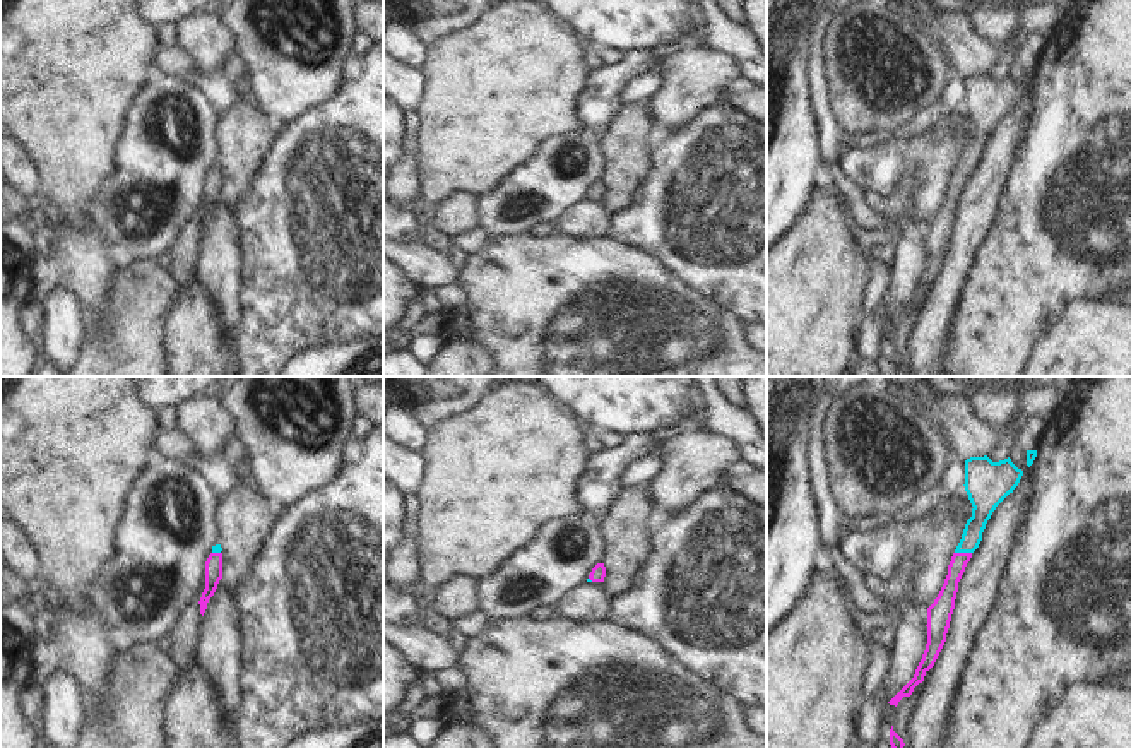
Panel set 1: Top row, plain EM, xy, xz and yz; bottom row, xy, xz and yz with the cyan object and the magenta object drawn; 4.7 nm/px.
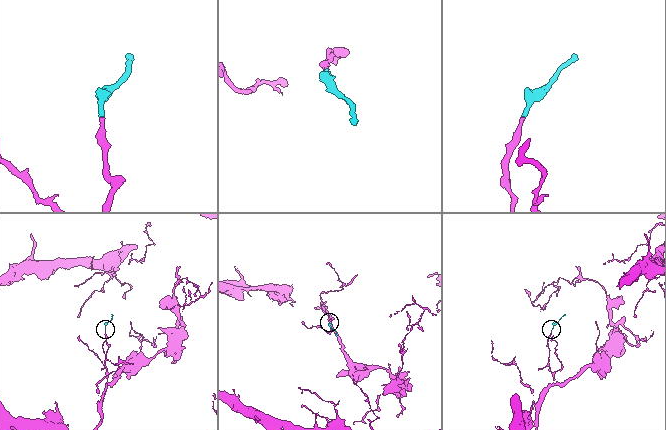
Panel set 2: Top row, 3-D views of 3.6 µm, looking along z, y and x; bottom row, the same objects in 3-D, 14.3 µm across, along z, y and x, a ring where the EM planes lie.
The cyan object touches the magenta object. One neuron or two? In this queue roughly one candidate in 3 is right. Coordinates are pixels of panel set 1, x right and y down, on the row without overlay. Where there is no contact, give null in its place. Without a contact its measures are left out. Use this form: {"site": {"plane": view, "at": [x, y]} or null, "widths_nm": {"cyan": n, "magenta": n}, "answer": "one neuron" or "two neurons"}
{"site": {"plane": "yz", "at": [964, 168]}, "widths_nm": {"cyan": 110, "magenta": 90}, "answer": "one neuron"}

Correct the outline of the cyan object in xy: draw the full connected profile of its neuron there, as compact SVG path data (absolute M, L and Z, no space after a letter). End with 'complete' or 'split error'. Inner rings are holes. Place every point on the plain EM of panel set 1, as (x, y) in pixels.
M221 161L212 163L212 169L209 171L205 178L205 205L198 217L202 233L207 226L209 216L214 212L217 200L222 195L222 169L221 168L222 168Z; split error

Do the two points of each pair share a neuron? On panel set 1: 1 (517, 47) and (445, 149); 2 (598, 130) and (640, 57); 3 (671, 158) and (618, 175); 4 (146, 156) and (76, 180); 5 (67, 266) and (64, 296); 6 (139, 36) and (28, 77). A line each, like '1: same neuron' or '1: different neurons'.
1: same neuron
2: same neuron
3: different neurons
4: different neurons
5: different neurons
6: same neuron

